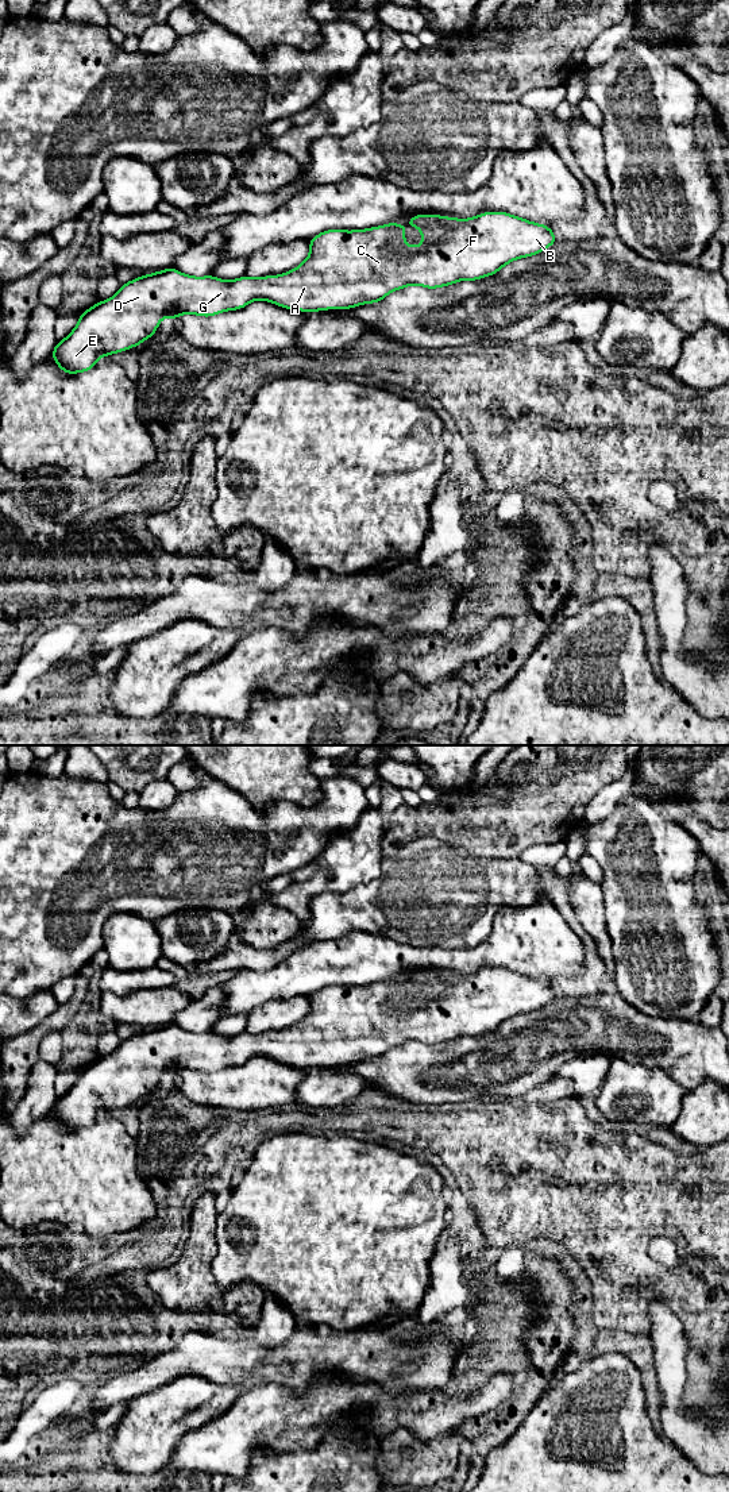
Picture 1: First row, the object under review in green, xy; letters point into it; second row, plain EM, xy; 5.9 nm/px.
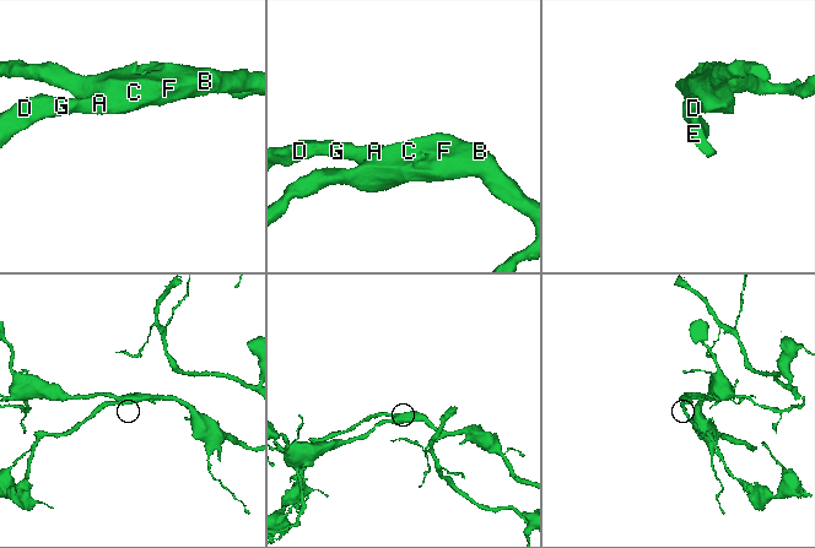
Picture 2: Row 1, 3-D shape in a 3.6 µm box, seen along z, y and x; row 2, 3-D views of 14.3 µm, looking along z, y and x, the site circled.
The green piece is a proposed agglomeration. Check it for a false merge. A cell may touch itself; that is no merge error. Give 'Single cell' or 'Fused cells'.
Single cell

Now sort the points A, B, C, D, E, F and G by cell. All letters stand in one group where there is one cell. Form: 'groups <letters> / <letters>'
groups A B C D E F G

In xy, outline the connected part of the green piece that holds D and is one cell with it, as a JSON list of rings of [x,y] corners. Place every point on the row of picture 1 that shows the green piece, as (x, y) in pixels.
[[[483,212],[470,219],[417,215],[408,219],[423,235],[420,246],[405,243],[406,228],[389,223],[369,230],[328,230],[309,239],[308,258],[296,269],[269,277],[240,277],[224,281],[213,275],[192,277],[169,267],[142,275],[120,286],[117,293],[82,312],[76,328],[53,350],[53,359],[68,374],[89,371],[100,356],[136,347],[151,338],[159,321],[192,313],[215,316],[242,309],[254,300],[270,301],[282,308],[316,312],[350,309],[379,302],[390,292],[418,285],[428,289],[448,286],[464,279],[482,279],[498,273],[518,258],[543,252],[556,243],[552,228],[506,212]]]

